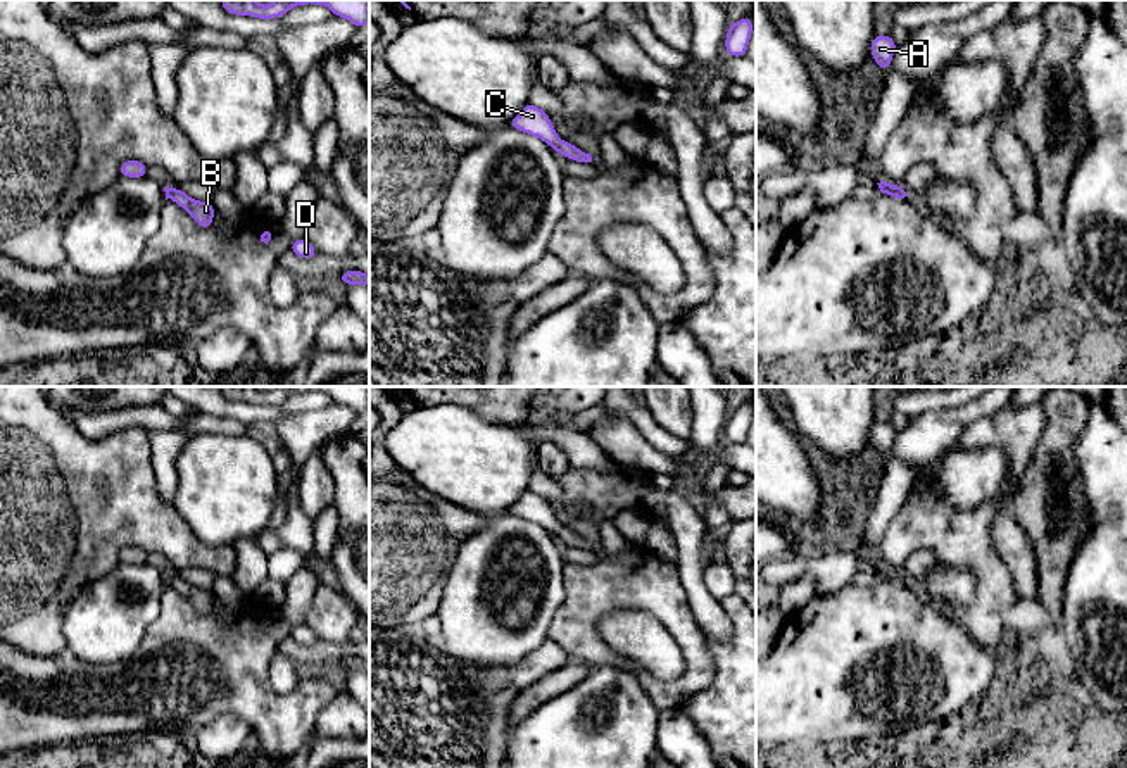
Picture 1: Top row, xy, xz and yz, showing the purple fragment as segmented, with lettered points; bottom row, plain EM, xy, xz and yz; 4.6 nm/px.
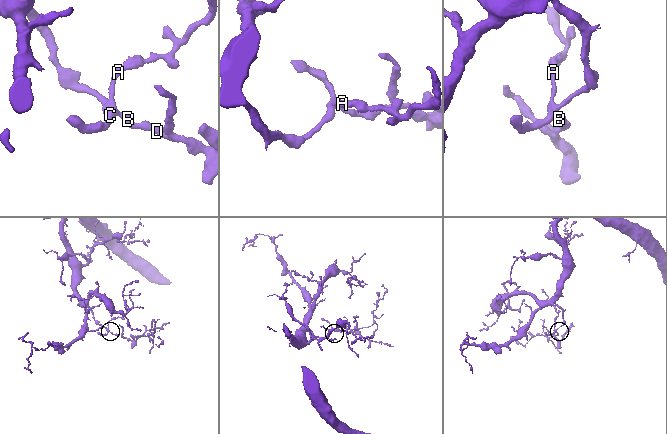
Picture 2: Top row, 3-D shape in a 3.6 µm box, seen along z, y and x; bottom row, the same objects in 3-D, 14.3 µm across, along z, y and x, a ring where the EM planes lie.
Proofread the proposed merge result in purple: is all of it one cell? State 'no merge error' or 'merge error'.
no merge error

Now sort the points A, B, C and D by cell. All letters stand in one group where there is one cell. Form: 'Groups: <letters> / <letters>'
Groups: A B C D

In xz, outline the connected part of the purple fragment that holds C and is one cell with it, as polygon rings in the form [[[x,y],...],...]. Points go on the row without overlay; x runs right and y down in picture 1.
[[[530,488],[507,511],[513,516],[540,525],[549,533],[552,533],[557,540],[561,540],[564,545],[571,545],[576,549],[592,549],[590,540],[571,532],[568,526],[561,528],[552,513],[549,500]]]

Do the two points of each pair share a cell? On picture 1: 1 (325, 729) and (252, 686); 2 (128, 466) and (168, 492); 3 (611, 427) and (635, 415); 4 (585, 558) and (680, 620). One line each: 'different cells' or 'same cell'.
1: different cells
2: different cells
3: different cells
4: different cells

